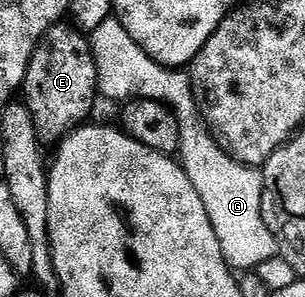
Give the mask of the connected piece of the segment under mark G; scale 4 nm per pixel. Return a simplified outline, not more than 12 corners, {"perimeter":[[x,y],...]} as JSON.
{"perimeter":[[117,17],[88,38],[101,98],[178,116],[180,162],[231,268],[275,258],[262,172],[204,126],[189,74]]}

